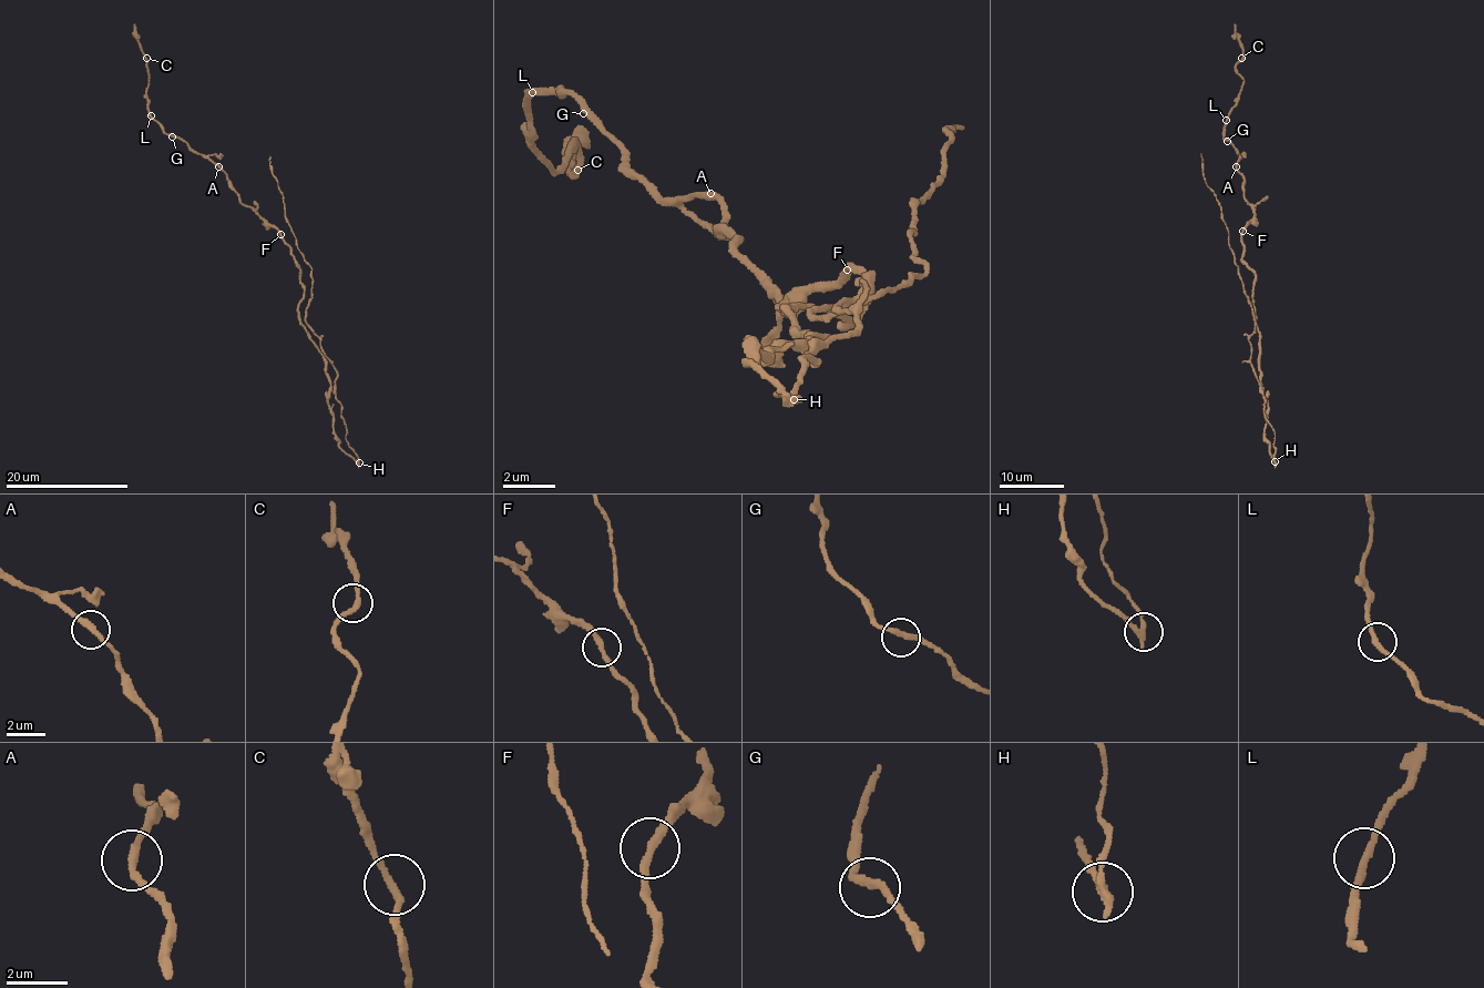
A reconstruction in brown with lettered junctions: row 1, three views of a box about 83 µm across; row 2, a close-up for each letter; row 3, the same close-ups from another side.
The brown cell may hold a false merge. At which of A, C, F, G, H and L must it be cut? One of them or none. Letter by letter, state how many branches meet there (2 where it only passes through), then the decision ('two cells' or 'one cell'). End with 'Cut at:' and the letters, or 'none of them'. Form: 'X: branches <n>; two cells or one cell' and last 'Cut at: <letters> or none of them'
A: branches 2; one cell
C: branches 2; one cell
F: branches 2; one cell
G: branches 2; one cell
H: branches 2; two cells
L: branches 2; one cell
Cut at: H

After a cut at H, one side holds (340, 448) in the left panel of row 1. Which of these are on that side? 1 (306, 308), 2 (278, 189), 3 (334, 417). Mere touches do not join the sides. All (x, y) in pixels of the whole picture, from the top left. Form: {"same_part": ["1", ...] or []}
{"same_part": ["3"]}

